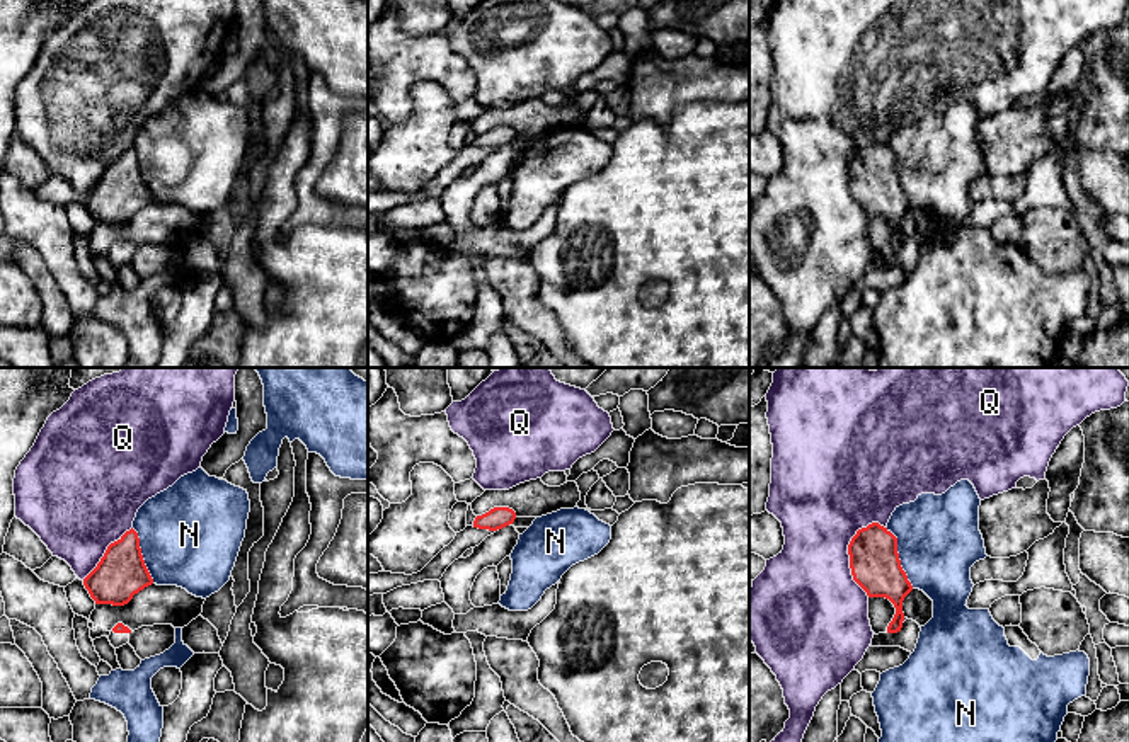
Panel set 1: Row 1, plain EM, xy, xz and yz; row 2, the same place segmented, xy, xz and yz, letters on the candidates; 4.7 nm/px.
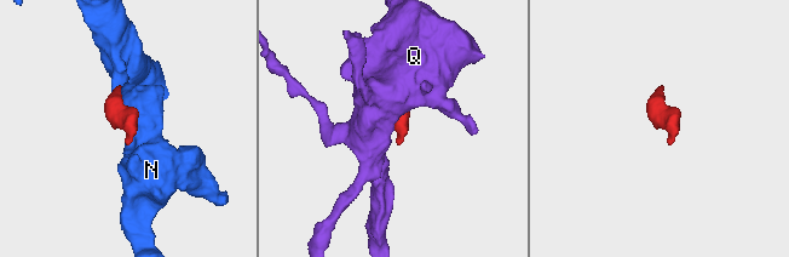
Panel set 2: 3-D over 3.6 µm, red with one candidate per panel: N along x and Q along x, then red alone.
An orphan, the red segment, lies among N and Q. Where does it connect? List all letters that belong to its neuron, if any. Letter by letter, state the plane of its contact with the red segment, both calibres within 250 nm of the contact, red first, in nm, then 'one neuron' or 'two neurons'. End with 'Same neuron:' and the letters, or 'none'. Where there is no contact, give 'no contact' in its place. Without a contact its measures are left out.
N: contact in yz; calibres 240 and 400 nm; two neurons
Q: contact in yz; calibres 240 and 420 nm; two neurons
Same neuron: none

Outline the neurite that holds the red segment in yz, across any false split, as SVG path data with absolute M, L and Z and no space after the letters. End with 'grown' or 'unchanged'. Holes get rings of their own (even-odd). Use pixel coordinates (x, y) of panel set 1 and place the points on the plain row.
M879 141L857 150L848 163L850 187L853 199L868 216L885 216L896 233L887 245L887 252L903 247L903 220L913 209L897 172L897 157Z; unchanged

